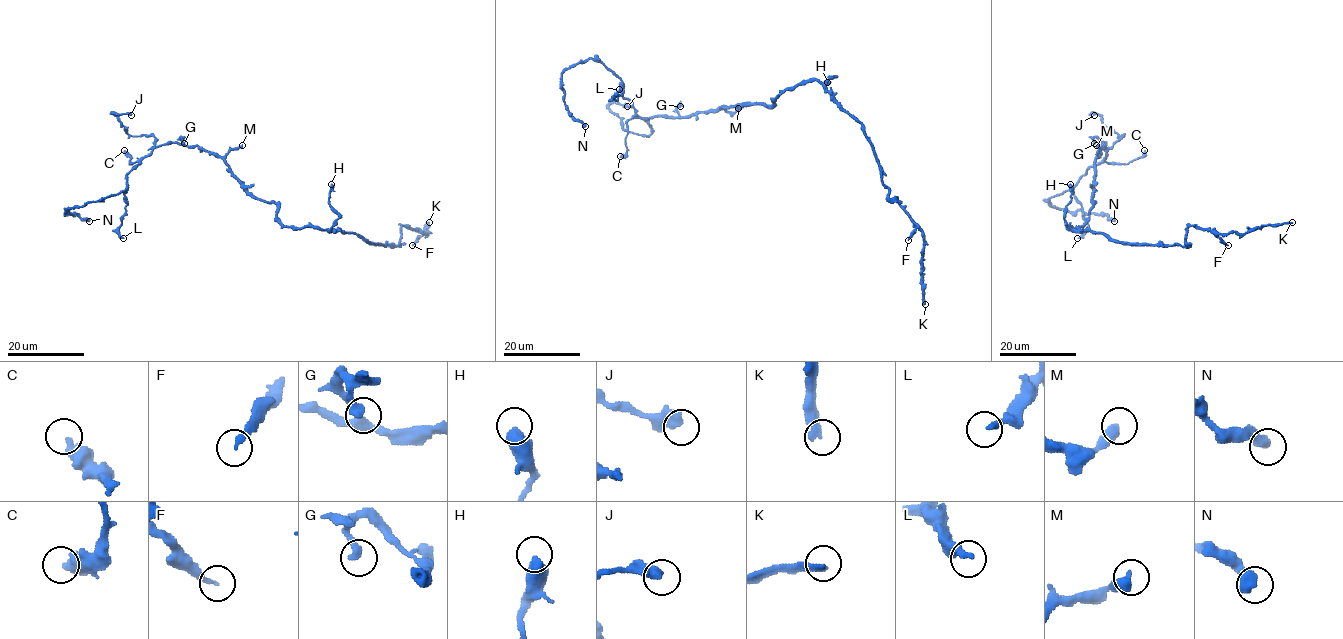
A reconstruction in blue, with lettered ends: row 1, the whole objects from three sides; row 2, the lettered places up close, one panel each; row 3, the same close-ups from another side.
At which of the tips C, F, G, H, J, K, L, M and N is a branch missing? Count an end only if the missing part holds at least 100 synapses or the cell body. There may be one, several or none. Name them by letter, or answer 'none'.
K

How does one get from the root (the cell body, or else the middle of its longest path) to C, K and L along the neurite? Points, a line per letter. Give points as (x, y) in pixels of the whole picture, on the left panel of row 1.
C: (275, 203), (255, 199), (221, 158), (196, 146), (166, 142), (131, 163), (124, 150)
K: (275, 203), (277, 218), (286, 227), (352, 231), (367, 242), (393, 247), (402, 226), (427, 233), (429, 222)
L: (275, 203), (255, 199), (230, 166), (213, 153), (166, 142), (126, 174), (125, 213), (118, 230), (123, 238)

